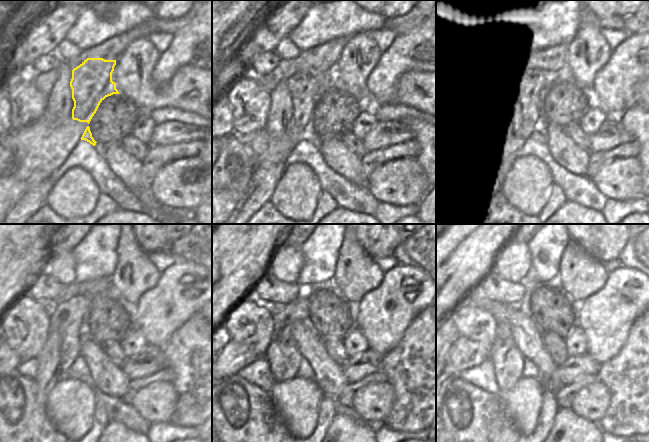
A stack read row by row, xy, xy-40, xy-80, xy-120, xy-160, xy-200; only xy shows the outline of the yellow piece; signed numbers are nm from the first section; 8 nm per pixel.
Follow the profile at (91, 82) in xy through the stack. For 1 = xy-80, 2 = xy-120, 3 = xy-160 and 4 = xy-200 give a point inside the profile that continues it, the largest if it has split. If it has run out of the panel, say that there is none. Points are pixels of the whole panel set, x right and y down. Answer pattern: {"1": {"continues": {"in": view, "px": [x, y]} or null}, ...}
{"1": {"continues": {"in": "xy-80", "px": [526, 88]}}, "2": {"continues": {"in": "xy-120", "px": [75, 311]}}, "3": {"continues": {"in": "xy-160", "px": [284, 358]}}, "4": {"continues": {"in": "xy-200", "px": [508, 361]}}}

